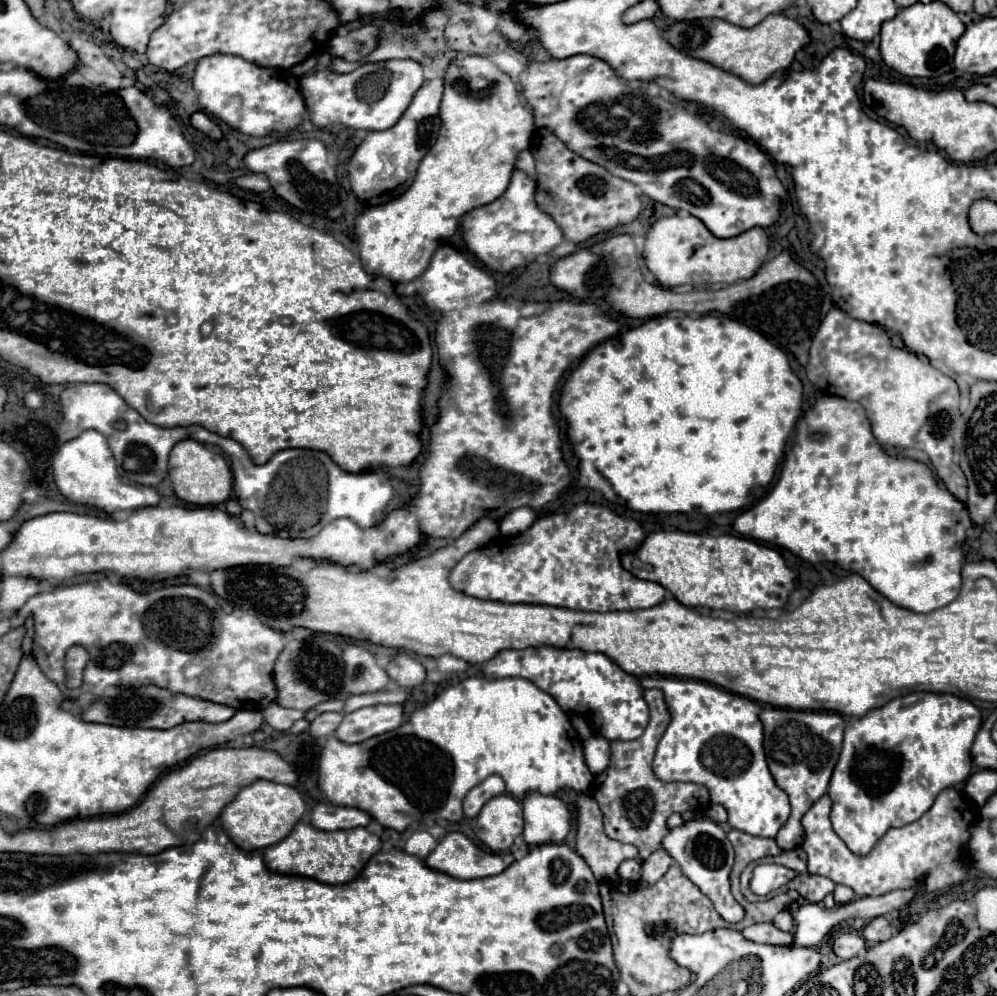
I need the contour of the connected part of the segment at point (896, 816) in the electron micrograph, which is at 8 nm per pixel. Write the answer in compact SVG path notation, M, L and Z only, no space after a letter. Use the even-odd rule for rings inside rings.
M909 693L889 701L881 709L869 711L865 717L851 717L845 725L841 757L829 783L829 797L833 801L831 823L835 833L853 853L865 855L887 833L887 829L917 821L931 809L935 797L943 789L963 785L969 779L973 765L971 745L979 727L981 711L971 701L945 693ZM889 761L897 763L897 767L889 767Z

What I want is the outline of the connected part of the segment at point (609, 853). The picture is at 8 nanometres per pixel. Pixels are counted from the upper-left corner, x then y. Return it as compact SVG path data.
M587 793L579 795L577 807L579 807L579 817L577 817L577 847L575 849L585 857L587 865L591 867L597 881L613 881L613 883L619 881L619 877L617 877L619 863L625 861L625 859L637 859L637 855L639 855L637 849L633 845L619 843L619 841L613 841L613 839L605 837L601 811L599 811L597 801L591 795L587 795Z

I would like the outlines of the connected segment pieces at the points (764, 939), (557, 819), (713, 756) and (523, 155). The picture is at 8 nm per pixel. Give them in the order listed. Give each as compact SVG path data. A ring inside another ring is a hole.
M757 923L757 925L745 927L743 935L755 943L769 943L769 945L791 945L793 943L793 935L783 933L773 923Z
M529 793L523 799L525 831L523 839L529 845L561 843L571 831L571 813L555 795Z
M643 677L641 685L645 689L661 689L671 713L671 723L665 729L653 759L653 773L661 781L689 781L707 787L711 803L719 803L727 809L727 823L747 835L775 837L781 825L789 819L789 797L777 789L763 751L761 721L757 721L759 705L747 697L735 695L715 685L693 681L693 679L673 679L673 677Z
M521 151L521 153L519 153L519 157L517 157L515 167L517 167L517 169L521 169L521 171L525 171L531 179L537 179L537 175L535 175L535 161L533 161L531 151Z

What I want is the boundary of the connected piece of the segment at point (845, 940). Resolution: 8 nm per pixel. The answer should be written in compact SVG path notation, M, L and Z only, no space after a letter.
M851 931L851 933L841 933L841 935L835 939L835 943L833 943L833 951L835 951L841 959L851 959L851 957L855 957L863 947L865 947L865 939L863 939L859 933L855 933L855 931Z

